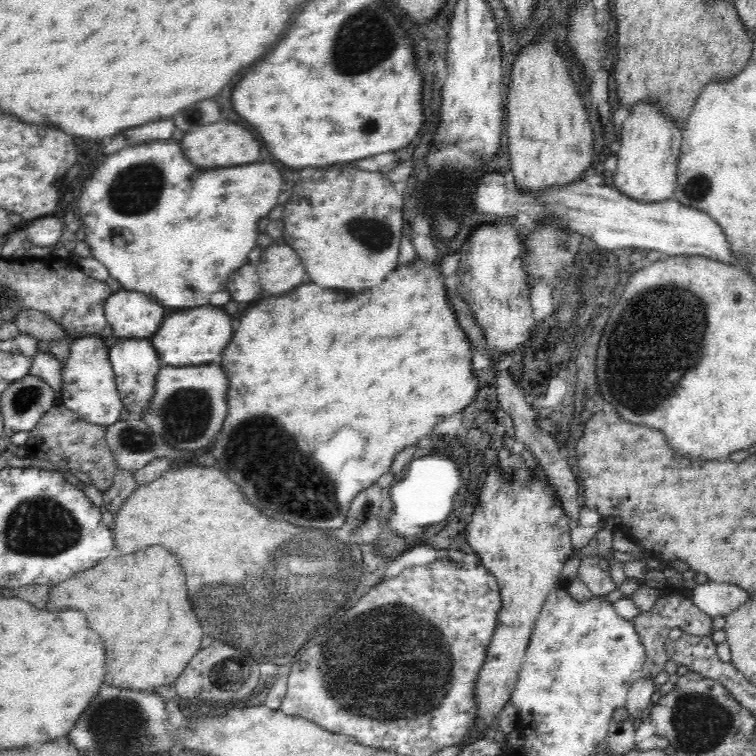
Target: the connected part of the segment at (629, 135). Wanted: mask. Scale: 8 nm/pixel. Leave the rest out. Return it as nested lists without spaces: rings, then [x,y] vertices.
[[[648,102],[636,103],[630,116],[620,127],[619,138],[620,146],[615,154],[618,166],[612,176],[615,189],[643,202],[672,199],[677,186],[677,169],[683,139],[682,127],[663,109],[654,108]]]

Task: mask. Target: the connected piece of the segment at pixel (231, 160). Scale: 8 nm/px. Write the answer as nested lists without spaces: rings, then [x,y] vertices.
[[[216,122],[210,126],[196,126],[192,128],[184,138],[182,138],[182,154],[186,160],[190,160],[194,166],[202,168],[224,168],[224,166],[240,166],[240,164],[250,164],[260,158],[260,144],[248,132],[246,128],[238,124],[226,124],[226,122]]]

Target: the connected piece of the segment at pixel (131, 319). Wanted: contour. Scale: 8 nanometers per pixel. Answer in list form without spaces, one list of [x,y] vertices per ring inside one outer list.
[[[120,289],[106,299],[104,306],[107,323],[113,328],[116,338],[150,338],[164,320],[164,308],[157,302],[150,302],[146,294]]]

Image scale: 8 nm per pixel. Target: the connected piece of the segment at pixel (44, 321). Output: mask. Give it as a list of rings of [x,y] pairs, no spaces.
[[[34,309],[18,312],[14,324],[21,334],[33,336],[37,341],[54,342],[64,340],[64,329],[56,324],[46,313]]]

